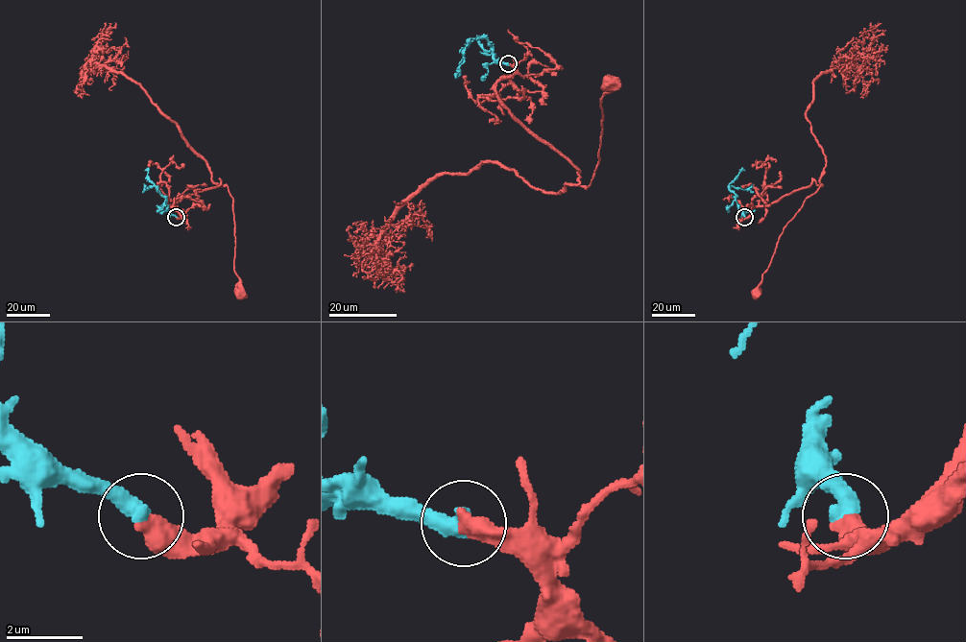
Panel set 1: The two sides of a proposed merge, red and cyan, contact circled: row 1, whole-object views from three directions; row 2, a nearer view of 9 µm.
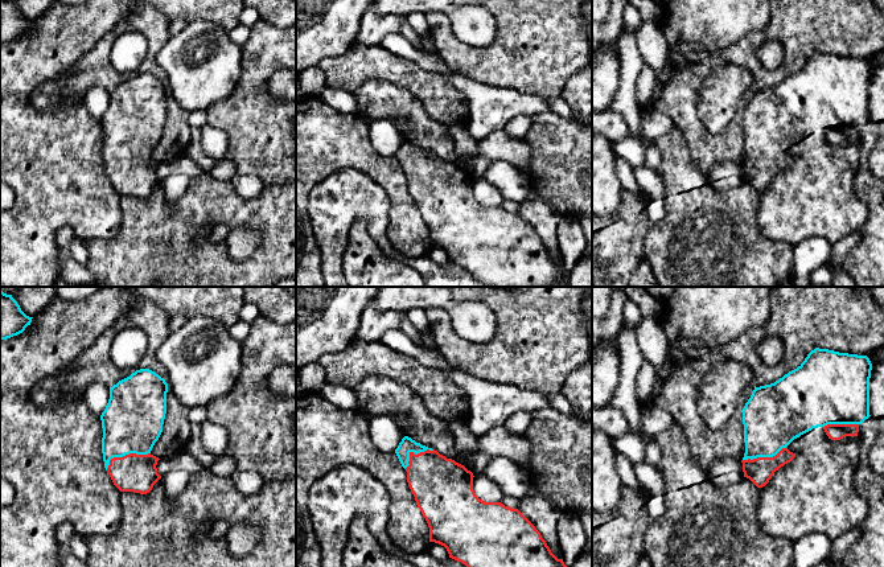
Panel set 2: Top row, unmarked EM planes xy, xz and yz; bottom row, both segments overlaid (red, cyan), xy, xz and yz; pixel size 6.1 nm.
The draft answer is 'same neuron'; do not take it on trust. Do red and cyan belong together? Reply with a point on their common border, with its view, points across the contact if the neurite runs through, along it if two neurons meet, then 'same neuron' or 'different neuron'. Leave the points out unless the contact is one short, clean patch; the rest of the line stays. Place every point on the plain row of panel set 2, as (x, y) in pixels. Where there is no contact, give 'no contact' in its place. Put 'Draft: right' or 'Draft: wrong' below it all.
contact xy (126, 159); same neuron
Draft: right

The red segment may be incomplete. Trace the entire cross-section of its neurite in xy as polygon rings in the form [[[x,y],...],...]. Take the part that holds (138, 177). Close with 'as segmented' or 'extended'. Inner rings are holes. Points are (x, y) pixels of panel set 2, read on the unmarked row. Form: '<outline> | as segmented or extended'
[[[149,73],[136,74],[129,81],[110,91],[108,107],[100,119],[103,132],[102,157],[104,172],[110,178],[114,189],[120,196],[147,198],[161,182],[156,172],[160,163],[153,160],[151,155],[163,136],[163,128],[166,118],[166,96],[168,87],[165,83]]] | extended

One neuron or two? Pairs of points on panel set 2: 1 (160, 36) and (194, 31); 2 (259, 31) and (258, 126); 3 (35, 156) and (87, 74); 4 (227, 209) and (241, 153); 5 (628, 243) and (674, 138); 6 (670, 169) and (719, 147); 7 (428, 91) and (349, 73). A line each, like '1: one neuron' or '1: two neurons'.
1: two neurons
2: one neuron
3: two neurons
4: two neurons
5: two neurons
6: two neurons
7: one neuron

